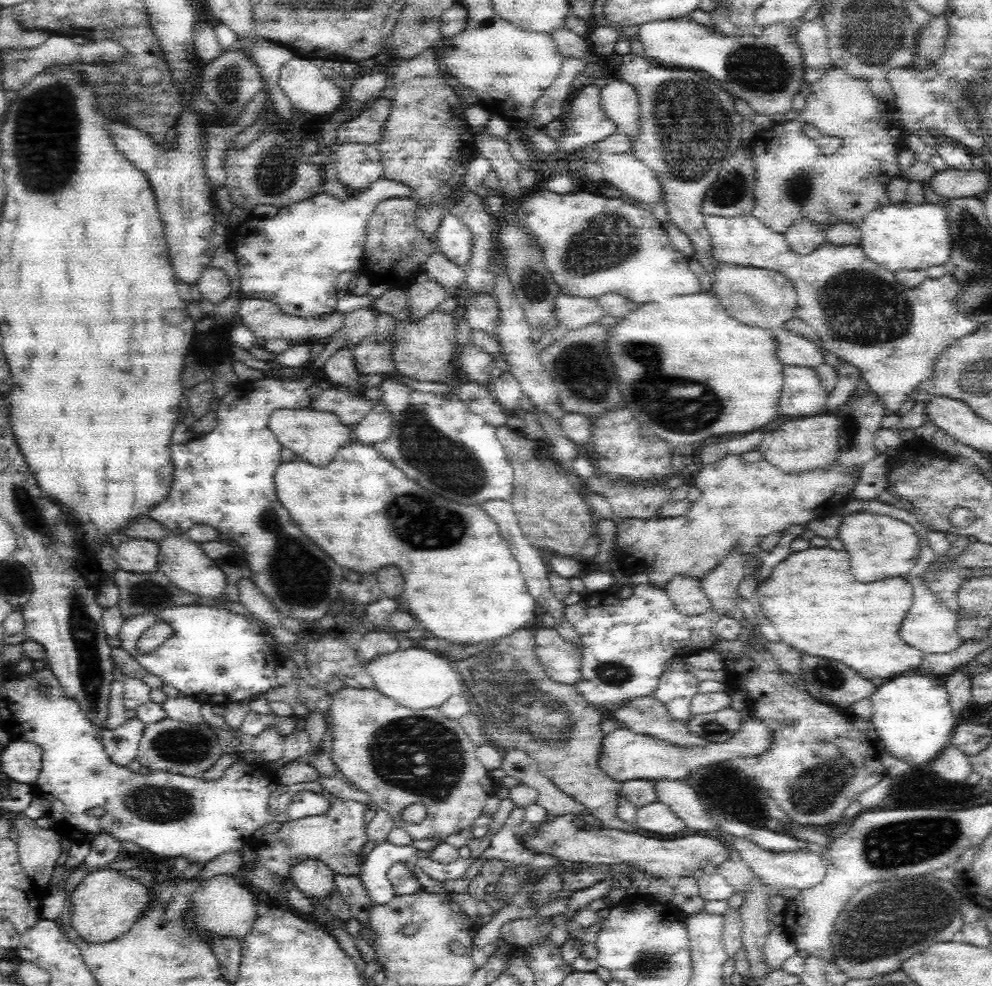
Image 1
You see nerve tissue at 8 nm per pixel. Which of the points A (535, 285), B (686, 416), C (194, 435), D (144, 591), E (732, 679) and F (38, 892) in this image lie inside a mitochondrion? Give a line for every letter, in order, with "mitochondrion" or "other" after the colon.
A: mitochondrion
B: mitochondrion
C: other
D: mitochondrion
E: other
F: other

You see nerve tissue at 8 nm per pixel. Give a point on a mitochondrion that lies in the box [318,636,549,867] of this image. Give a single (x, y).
(394, 746)

